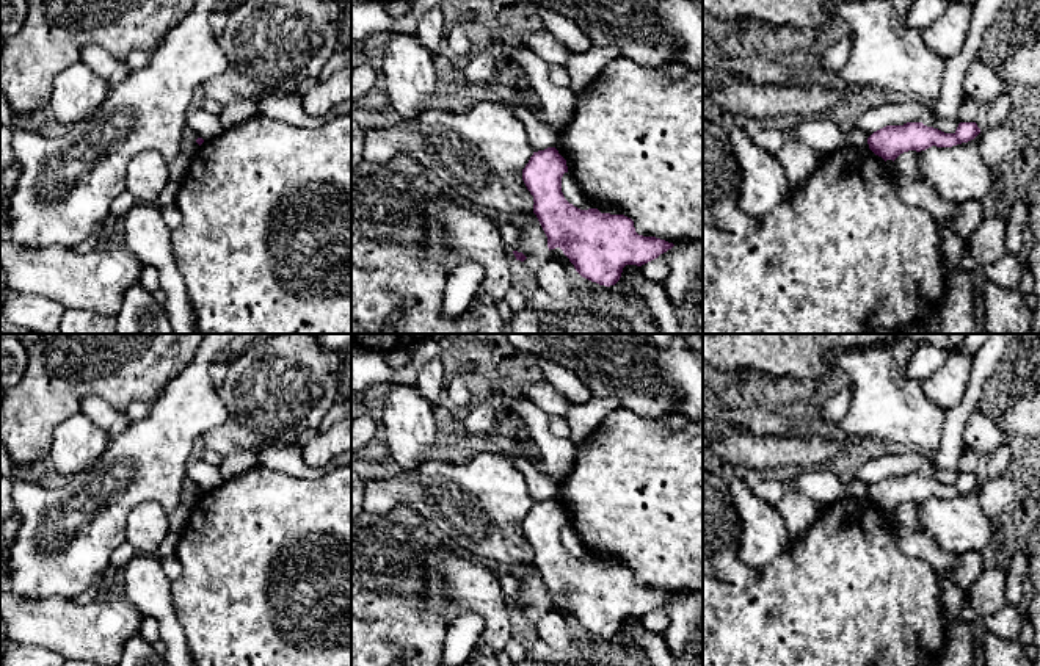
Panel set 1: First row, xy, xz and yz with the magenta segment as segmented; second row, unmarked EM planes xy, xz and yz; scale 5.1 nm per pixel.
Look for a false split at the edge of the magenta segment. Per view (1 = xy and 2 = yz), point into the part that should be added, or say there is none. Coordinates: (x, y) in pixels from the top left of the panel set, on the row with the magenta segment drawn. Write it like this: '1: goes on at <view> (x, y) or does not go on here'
1: does not go on here
2: does not go on here

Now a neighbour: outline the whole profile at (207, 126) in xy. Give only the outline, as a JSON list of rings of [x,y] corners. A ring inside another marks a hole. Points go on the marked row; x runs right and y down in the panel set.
[[[204,108],[188,113],[187,127],[193,128],[204,141],[212,139],[226,130],[218,114],[212,114]]]

